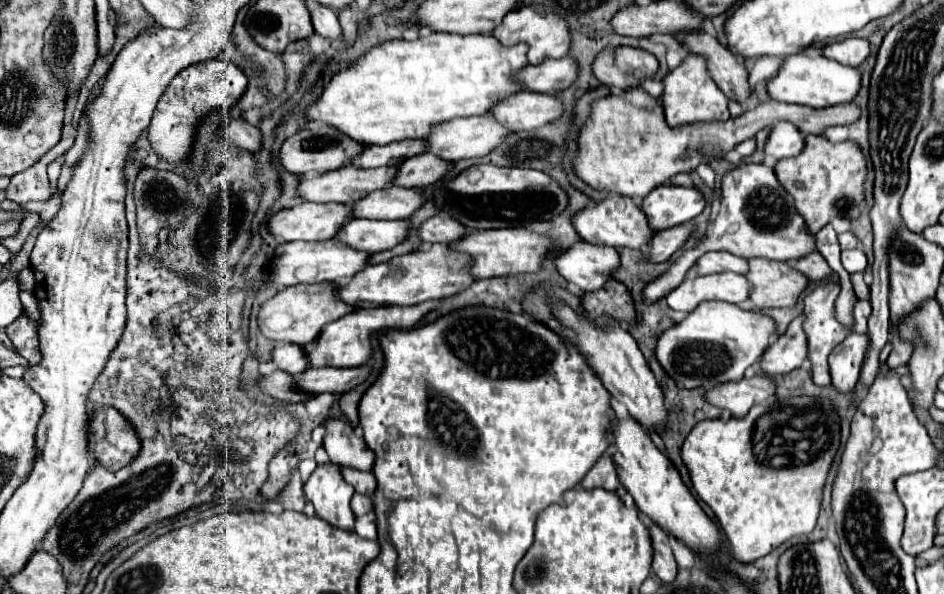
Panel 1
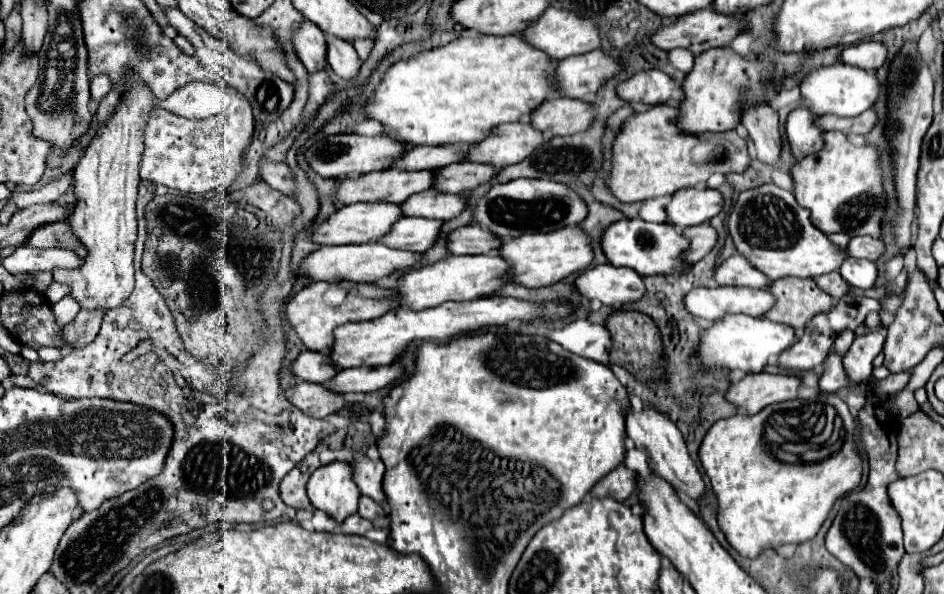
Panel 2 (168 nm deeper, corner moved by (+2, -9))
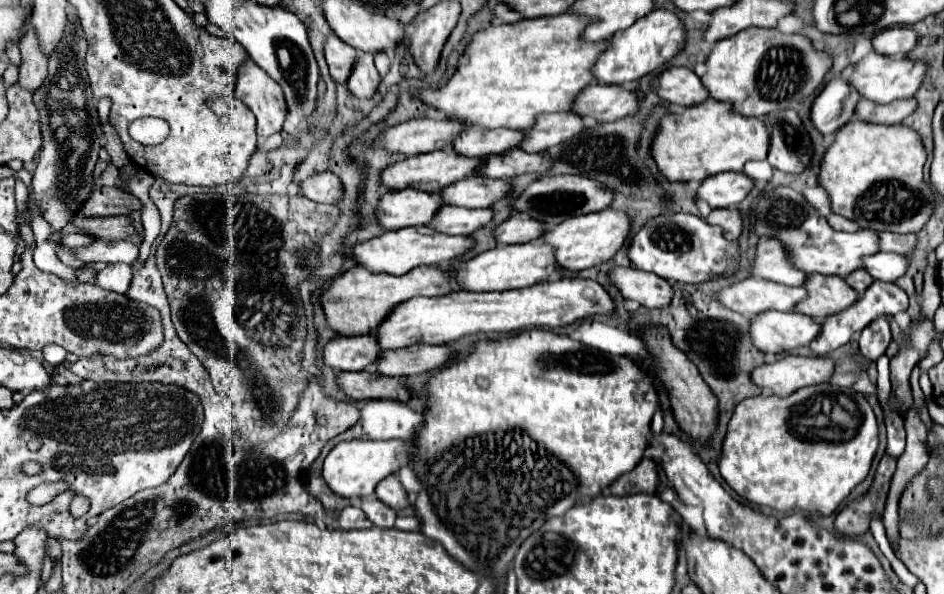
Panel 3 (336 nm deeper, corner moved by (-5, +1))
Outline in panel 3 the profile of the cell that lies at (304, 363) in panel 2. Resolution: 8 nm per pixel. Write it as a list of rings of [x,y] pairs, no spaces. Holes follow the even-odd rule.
[[[369,335],[359,337],[333,337],[323,347],[323,363],[335,371],[363,371],[379,355],[375,339]]]

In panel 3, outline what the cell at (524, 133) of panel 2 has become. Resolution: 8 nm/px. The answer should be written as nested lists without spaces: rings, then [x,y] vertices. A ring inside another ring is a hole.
[[[551,113],[535,117],[535,125],[523,131],[523,141],[519,147],[527,153],[541,153],[561,141],[571,139],[581,133],[583,121],[575,113]]]

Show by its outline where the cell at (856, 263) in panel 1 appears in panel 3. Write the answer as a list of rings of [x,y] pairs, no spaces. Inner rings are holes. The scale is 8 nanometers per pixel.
[[[875,253],[869,257],[863,257],[863,265],[873,279],[895,281],[905,273],[907,259],[897,253]]]

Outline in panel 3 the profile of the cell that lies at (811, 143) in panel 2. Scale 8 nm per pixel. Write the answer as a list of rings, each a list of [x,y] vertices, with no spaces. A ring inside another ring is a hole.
[[[845,77],[833,79],[815,97],[809,119],[821,135],[831,135],[853,117],[855,101],[859,101],[859,95],[847,85]]]

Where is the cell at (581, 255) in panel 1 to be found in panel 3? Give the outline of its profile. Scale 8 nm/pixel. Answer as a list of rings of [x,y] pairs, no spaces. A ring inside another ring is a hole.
[[[615,265],[609,271],[609,281],[619,289],[625,299],[637,301],[643,307],[655,309],[671,303],[673,289],[669,281],[655,273],[647,273],[635,267],[619,267]]]

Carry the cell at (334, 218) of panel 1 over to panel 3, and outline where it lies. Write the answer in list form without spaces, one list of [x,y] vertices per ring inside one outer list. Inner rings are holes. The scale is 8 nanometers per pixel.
[[[401,189],[385,193],[375,207],[377,223],[391,231],[403,227],[421,227],[443,205],[439,193],[423,193],[417,189]]]

